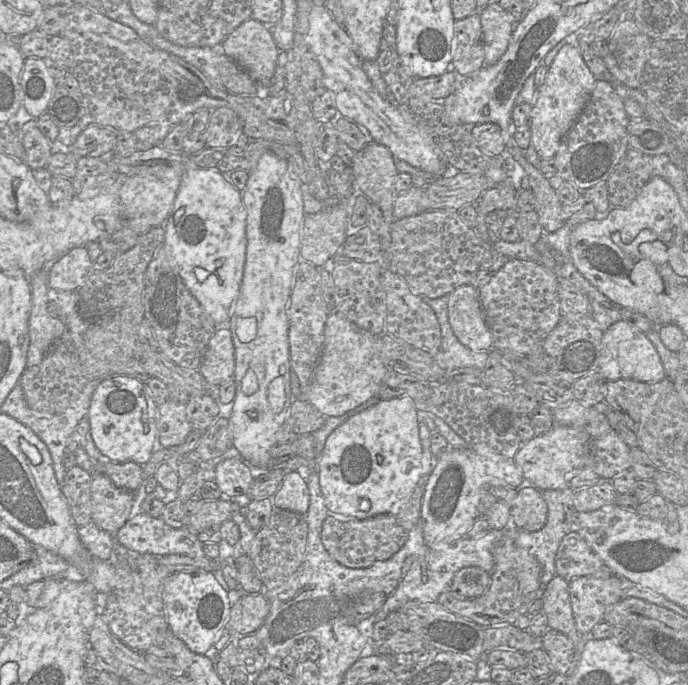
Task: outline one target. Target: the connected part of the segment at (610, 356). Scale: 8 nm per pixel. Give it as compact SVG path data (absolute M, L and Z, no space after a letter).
M618 321L603 334L599 357L599 371L607 381L633 379L657 383L666 378L660 356L646 333L625 321Z

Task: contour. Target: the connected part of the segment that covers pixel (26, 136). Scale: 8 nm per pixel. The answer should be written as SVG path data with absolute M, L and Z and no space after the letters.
M36 119L27 121L21 127L21 141L24 147L24 162L31 170L46 168L54 151L53 144L37 128Z

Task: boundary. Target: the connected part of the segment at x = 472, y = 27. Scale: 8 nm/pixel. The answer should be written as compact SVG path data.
M479 11L455 20L451 69L467 77L485 65Z

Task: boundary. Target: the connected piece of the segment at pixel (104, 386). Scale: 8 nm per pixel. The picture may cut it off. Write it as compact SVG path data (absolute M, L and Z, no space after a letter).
M129 376L107 378L96 387L87 414L92 439L104 459L144 466L158 438L158 406L146 385Z

